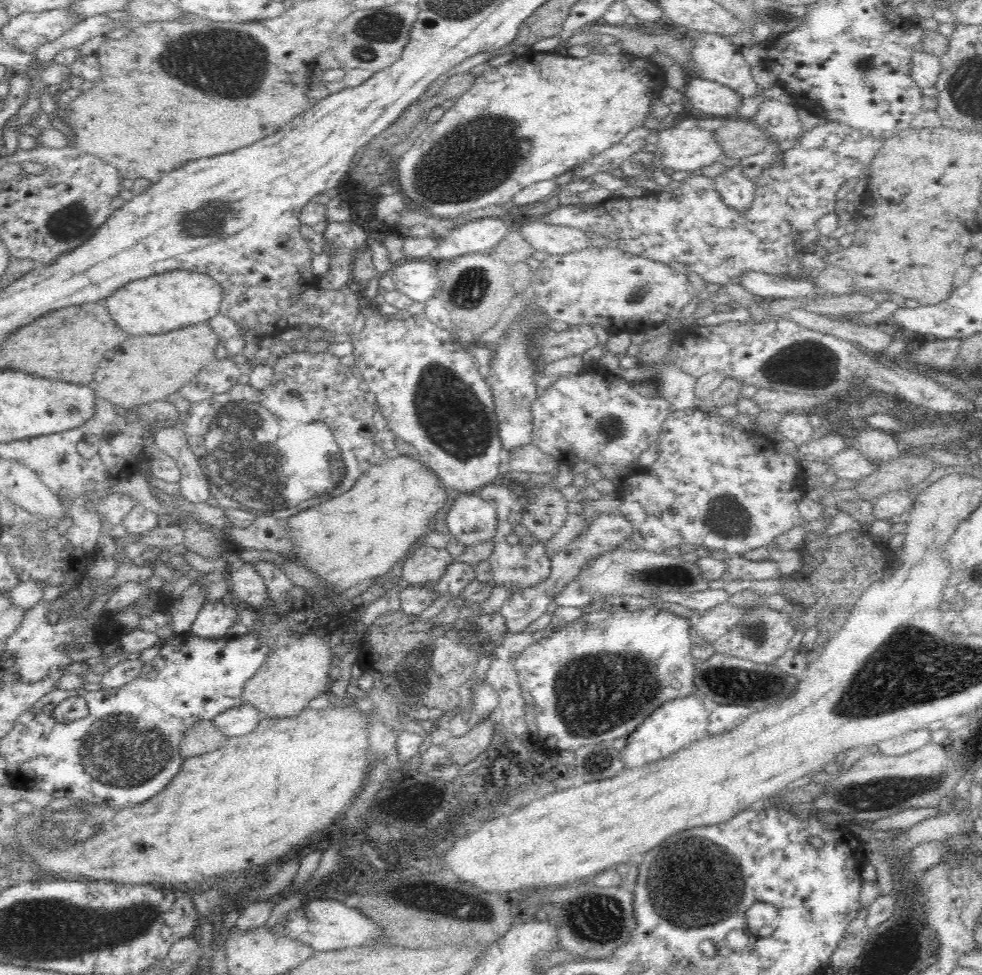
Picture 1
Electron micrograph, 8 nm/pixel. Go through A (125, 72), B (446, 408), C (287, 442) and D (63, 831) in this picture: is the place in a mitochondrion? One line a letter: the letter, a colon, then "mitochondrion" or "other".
A: other
B: mitochondrion
C: mitochondrion
D: mitochondrion

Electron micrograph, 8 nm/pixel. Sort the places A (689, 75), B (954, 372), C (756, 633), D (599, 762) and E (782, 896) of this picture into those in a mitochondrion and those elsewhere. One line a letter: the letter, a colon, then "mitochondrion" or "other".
A: other
B: other
C: mitochondrion
D: mitochondrion
E: other

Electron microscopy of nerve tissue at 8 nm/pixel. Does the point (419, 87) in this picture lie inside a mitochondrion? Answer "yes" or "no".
no

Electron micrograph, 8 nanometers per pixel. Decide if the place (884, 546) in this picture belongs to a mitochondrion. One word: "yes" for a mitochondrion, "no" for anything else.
no

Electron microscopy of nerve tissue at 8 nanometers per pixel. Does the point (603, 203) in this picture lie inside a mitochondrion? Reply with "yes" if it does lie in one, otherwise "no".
no

